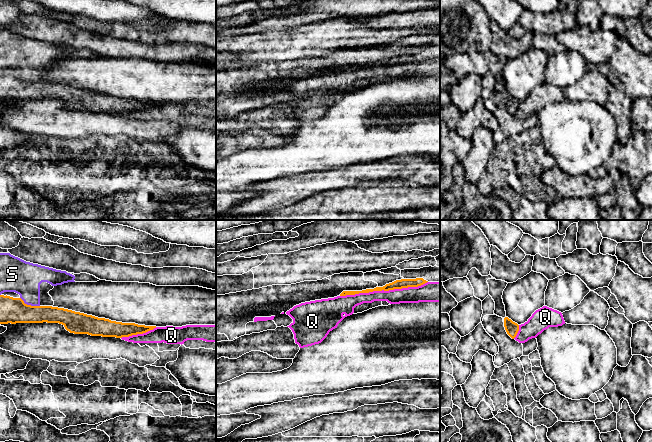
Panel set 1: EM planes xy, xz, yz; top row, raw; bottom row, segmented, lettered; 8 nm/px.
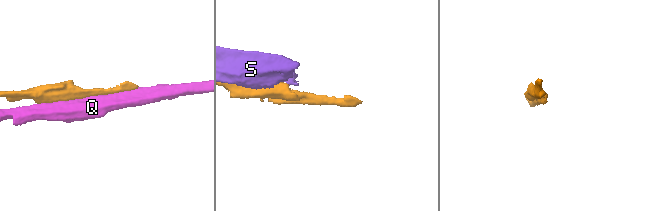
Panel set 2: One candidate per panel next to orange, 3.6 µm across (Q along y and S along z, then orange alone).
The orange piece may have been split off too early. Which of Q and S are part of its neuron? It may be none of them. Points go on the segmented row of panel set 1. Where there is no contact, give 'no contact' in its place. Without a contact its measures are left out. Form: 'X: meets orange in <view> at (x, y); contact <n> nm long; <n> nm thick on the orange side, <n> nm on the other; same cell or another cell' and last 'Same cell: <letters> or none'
Q: meets orange in xz at (383, 289); contact 700 nm long; 80 nm thick on the orange side, 130 nm on the other; another cell
S: meets orange in xy at (29, 305); contact 180 nm long; 200 nm thick on the orange side, 280 nm on the other; another cell
Same cell: none

